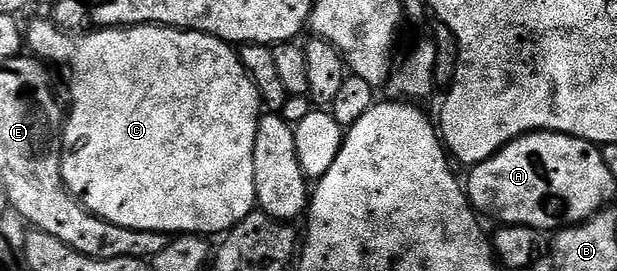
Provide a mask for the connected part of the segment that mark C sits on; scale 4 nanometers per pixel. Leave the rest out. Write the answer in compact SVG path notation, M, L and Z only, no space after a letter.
M47 19L26 26L25 45L32 54L38 55L44 62L56 61L71 72L71 109L69 105L69 112L66 114L65 124L61 130L63 139L61 175L67 190L96 217L117 227L137 231L153 231L168 235L185 233L223 235L234 229L237 223L241 223L241 219L256 212L253 143L257 139L261 102L257 87L239 61L238 52L228 42L210 37L207 33L194 33L188 29L170 29L164 25L128 25L126 29L68 31L60 29L54 20Z

